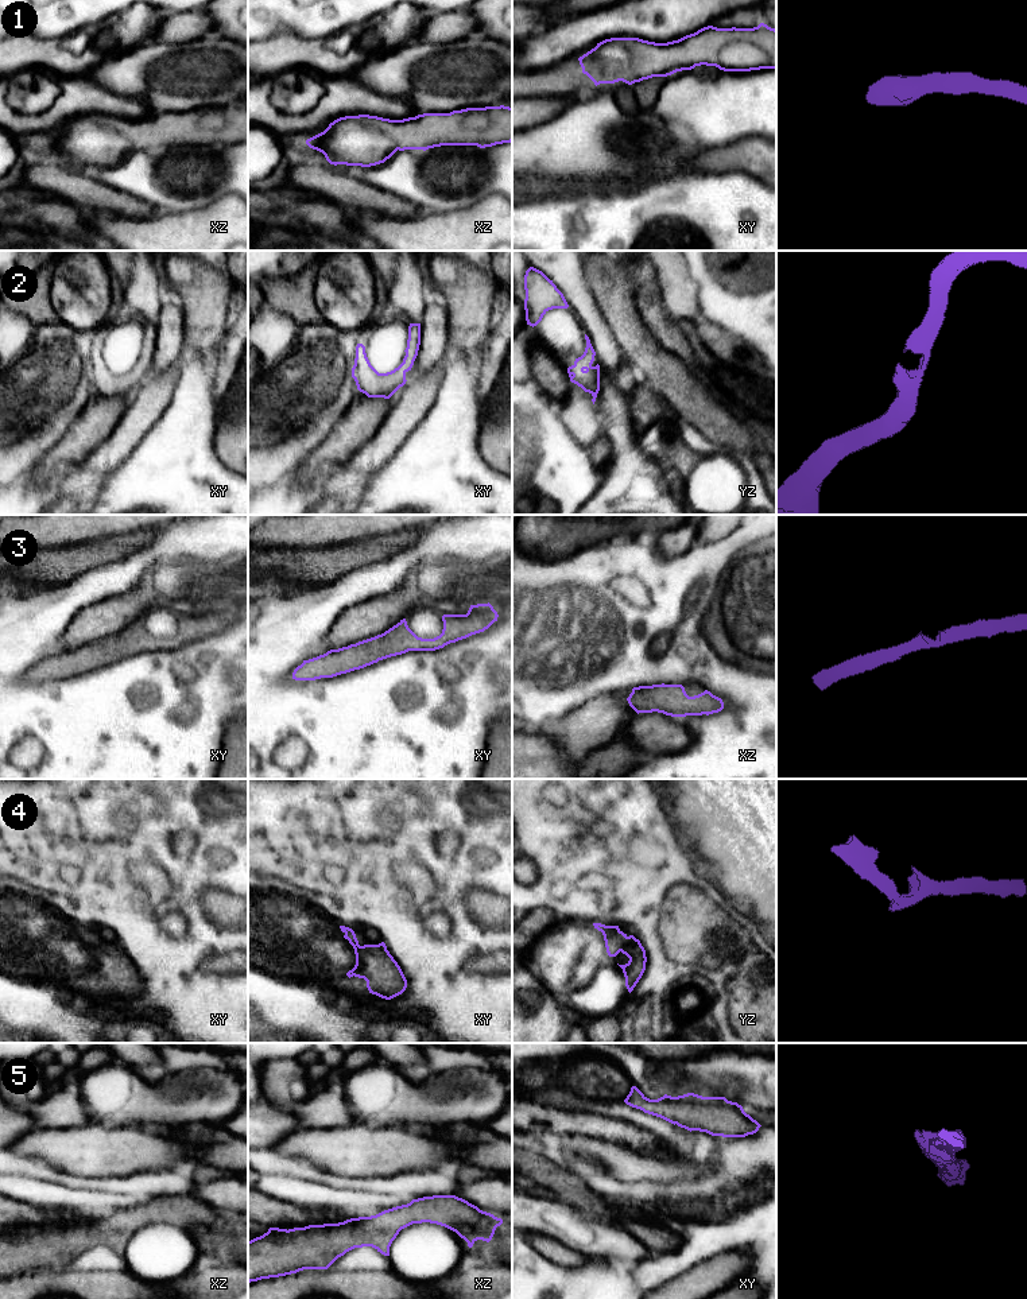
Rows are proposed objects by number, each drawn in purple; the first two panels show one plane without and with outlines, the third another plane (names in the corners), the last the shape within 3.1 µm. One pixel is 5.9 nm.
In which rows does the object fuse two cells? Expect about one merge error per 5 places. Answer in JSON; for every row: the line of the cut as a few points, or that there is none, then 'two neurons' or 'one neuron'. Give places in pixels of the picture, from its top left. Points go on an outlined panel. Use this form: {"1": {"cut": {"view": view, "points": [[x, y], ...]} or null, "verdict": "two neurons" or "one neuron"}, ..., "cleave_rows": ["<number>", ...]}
{"1": {"cut": null, "verdict": "one neuron"}, "2": {"cut": null, "verdict": "one neuron"}, "3": {"cut": null, "verdict": "one neuron"}, "4": {"cut": null, "verdict": "one neuron"}, "5": {"cut": null, "verdict": "one neuron"}, "cleave_rows": []}

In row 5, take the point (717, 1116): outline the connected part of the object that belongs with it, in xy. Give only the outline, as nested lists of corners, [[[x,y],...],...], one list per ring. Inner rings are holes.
[[[632,1086],[624,1102],[690,1132],[699,1131],[712,1136],[745,1137],[761,1127],[741,1105],[725,1097],[687,1093],[678,1097],[664,1094],[658,1100],[650,1100]]]

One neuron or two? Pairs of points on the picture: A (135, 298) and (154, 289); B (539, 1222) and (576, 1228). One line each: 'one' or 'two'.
A: one
B: one

